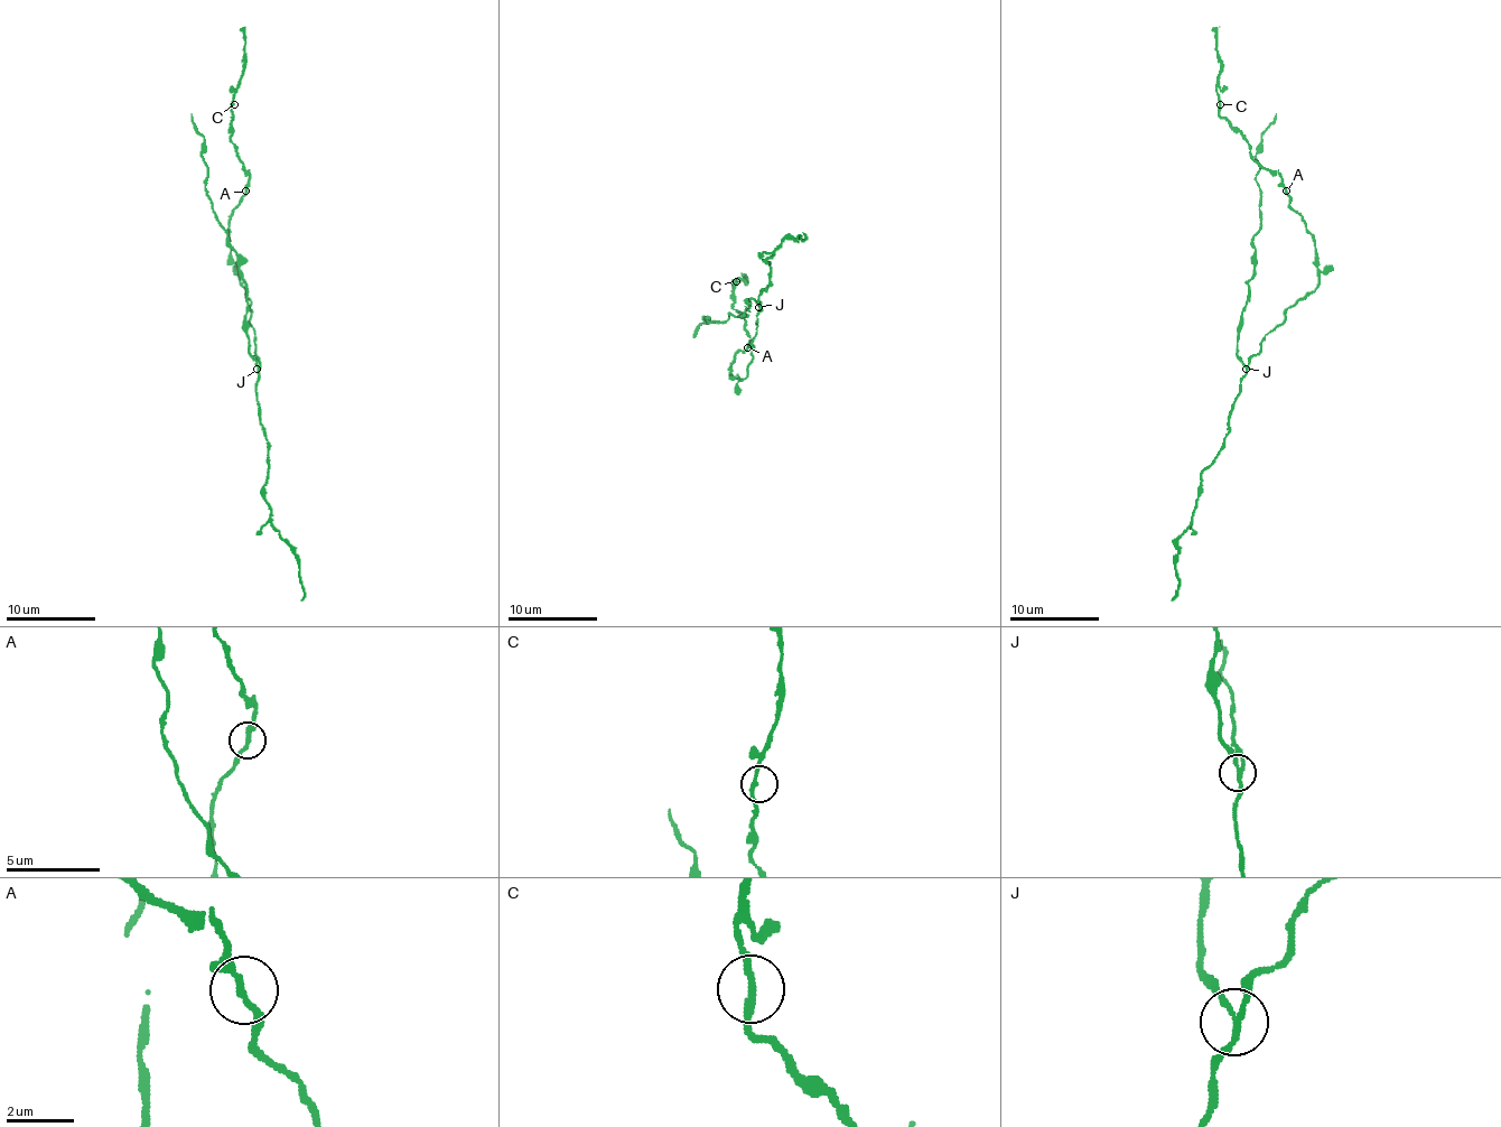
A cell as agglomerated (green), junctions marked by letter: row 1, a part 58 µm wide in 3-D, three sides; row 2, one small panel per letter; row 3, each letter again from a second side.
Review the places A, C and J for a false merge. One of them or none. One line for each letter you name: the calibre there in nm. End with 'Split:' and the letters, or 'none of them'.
J: 170 nm thick
Split: J

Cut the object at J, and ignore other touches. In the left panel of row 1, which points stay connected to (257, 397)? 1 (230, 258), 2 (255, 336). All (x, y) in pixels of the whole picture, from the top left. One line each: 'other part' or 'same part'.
1: same part
2: same part

